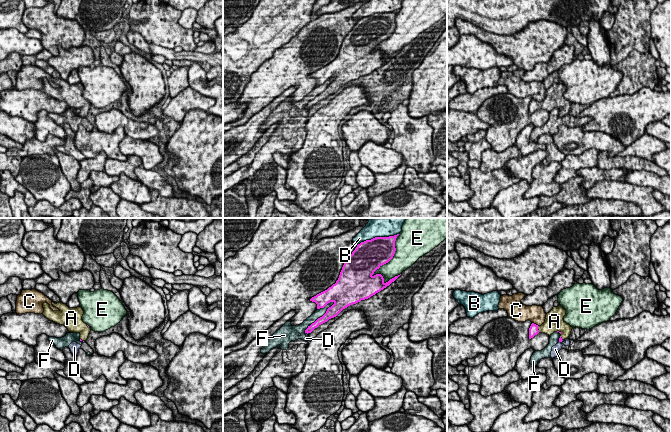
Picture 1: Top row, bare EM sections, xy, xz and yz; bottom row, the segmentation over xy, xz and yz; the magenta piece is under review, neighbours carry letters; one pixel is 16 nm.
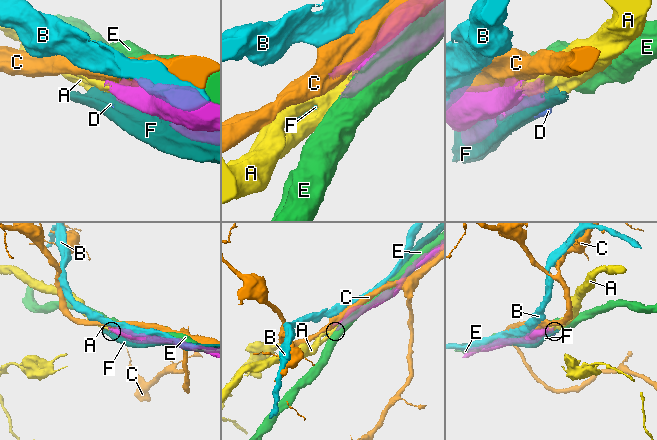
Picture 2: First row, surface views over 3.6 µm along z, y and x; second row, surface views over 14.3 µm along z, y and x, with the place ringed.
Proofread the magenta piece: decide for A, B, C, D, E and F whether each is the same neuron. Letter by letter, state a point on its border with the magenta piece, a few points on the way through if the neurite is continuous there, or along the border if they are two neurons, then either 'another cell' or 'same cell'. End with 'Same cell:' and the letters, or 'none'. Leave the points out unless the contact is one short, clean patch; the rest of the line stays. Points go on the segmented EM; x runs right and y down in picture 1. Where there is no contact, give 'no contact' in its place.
A: yz (537, 329) | same cell
B: xz (377, 237) | another cell
C: yz (535, 324) | another cell
D: yz (561, 341) | along yz (563, 340), (559, 342) | another cell
E: xz (386, 262) | another cell
F: xz (320, 317) | another cell
Same cell: A

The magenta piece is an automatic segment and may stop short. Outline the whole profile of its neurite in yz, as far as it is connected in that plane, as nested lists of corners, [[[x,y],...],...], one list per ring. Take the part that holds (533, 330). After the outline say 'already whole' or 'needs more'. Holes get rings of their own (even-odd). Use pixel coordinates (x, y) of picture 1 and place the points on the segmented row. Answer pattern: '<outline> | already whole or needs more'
[[[553,307],[553,309],[546,314],[545,322],[541,326],[534,323],[531,324],[529,328],[529,339],[533,338],[538,333],[545,333],[550,336],[554,332],[559,332],[561,334],[559,342],[568,339],[573,327],[564,321],[563,318],[565,315],[566,310],[563,307]]] | needs more

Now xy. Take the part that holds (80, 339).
[[[61,302],[52,305],[58,308],[58,311],[53,311],[48,303],[43,303],[43,315],[57,324],[64,325],[69,332],[79,333],[80,341],[86,341],[91,328],[83,322],[82,316],[84,311],[82,307],[69,308],[66,304]]] | needs more

